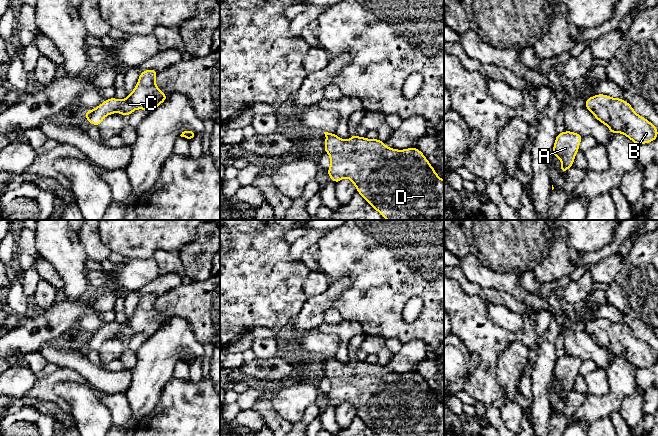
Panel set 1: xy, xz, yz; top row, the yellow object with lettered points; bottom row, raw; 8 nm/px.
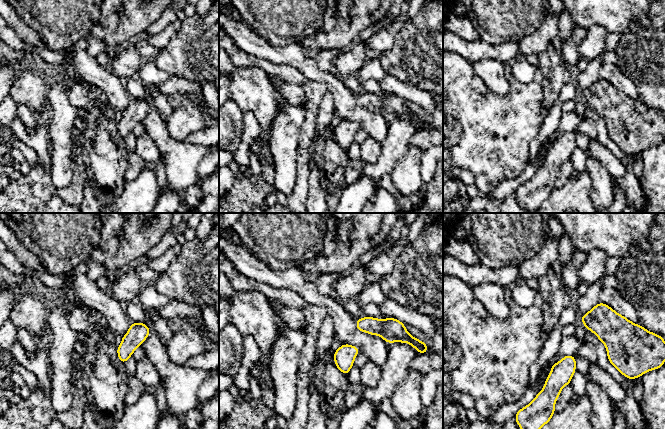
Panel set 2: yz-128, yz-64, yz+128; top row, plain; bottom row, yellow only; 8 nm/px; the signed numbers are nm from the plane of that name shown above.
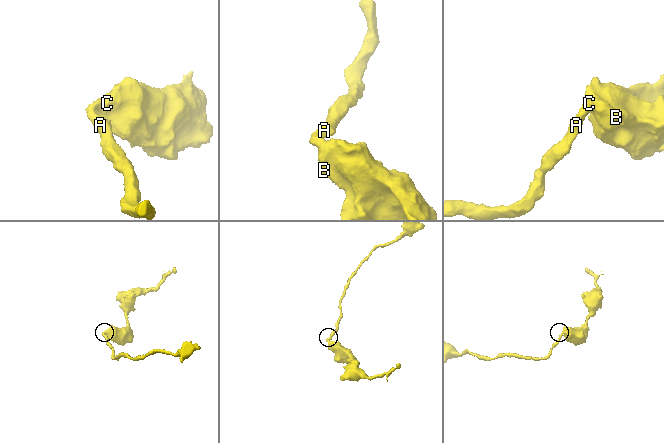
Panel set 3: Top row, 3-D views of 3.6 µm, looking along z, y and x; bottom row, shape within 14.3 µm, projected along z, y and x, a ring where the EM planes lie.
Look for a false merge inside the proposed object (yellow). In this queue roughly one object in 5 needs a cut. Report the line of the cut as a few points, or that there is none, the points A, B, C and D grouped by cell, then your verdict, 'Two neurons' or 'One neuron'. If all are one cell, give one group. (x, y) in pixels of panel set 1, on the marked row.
No split. Groups: A B C D. One neuron

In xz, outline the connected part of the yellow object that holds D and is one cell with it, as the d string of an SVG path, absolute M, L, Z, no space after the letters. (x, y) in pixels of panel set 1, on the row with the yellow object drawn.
M324 132L326 141L324 144L324 152L327 152L330 156L330 167L327 170L329 178L331 178L335 184L337 184L343 178L348 178L356 186L356 192L362 195L362 197L372 206L377 212L379 212L387 220L444 220L444 180L441 179L432 165L429 163L424 154L416 147L407 148L404 150L392 149L384 144L381 140L367 139L365 137L358 137L355 134L348 140L342 140L334 133Z

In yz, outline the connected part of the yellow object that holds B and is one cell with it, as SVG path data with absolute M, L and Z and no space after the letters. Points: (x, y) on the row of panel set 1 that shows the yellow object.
M597 94L586 99L584 106L601 123L605 124L611 134L622 133L632 140L635 145L646 144L658 138L658 128L646 118L638 115L632 106L621 98L612 98L605 94Z

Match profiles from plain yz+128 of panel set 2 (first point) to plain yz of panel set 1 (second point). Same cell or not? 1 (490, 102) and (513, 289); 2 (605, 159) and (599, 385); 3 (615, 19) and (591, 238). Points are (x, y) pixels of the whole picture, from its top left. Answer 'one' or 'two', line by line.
1: two
2: one
3: one

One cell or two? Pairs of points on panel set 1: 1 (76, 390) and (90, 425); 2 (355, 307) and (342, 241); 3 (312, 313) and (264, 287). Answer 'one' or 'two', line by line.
1: one
2: one
3: two

